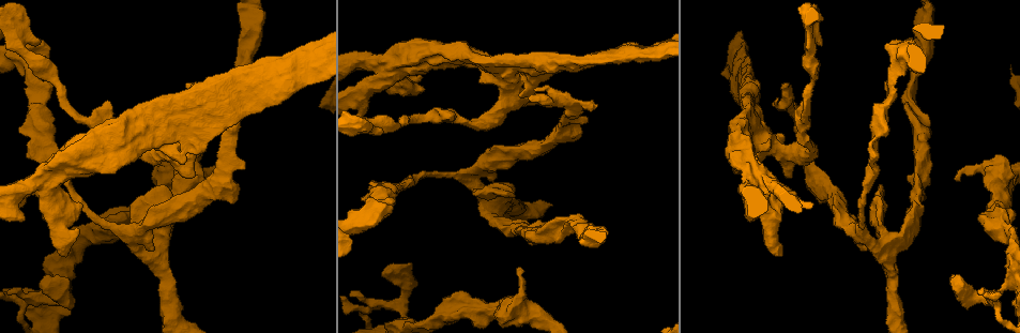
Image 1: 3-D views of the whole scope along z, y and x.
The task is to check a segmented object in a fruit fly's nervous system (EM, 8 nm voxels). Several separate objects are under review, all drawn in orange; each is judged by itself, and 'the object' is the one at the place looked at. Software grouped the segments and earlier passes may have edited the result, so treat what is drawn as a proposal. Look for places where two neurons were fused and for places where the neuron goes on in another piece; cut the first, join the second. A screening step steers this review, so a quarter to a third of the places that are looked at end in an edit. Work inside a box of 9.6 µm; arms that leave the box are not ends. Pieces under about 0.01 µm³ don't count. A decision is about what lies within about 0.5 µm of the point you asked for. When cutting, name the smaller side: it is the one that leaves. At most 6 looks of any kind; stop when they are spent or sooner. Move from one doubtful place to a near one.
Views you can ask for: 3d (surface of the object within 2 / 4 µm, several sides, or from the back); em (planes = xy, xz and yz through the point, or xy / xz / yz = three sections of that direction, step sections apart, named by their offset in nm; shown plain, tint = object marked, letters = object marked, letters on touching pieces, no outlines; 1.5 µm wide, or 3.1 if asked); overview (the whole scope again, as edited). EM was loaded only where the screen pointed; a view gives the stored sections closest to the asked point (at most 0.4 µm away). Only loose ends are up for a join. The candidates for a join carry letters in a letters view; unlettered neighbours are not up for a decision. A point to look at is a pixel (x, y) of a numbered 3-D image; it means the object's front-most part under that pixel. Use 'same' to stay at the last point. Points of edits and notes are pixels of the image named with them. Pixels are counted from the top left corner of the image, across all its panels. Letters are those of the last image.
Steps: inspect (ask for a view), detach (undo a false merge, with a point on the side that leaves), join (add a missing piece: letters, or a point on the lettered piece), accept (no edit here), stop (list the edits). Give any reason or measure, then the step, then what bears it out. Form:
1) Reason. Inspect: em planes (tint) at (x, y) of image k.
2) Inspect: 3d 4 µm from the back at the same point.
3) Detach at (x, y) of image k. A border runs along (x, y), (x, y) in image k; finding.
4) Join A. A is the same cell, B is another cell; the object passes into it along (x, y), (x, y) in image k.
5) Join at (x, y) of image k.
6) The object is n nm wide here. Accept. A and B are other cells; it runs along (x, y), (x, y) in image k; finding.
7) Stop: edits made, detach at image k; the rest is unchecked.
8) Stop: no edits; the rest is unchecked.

Branch stops here. Inspect: em planes (letters) at (185, 87) of image 1.

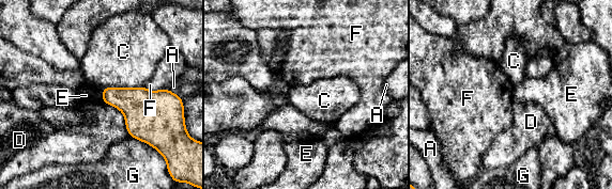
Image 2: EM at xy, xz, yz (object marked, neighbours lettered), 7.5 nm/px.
Accept. A, C, D, E, F and G are other cells; a border runs along (143, 85), (150, 90), (166, 89) in image 2; no lettered piece goes on from it.

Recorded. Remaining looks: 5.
An open end. Inspect: em xz step 4 (tint) at (796, 104) of image 1.

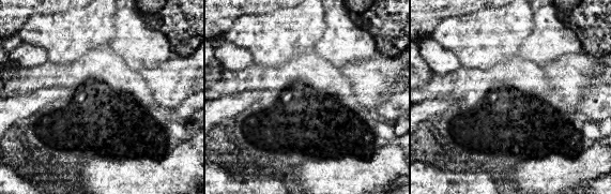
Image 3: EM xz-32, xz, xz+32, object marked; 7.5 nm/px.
Inspect: em planes (letters) at the same point.

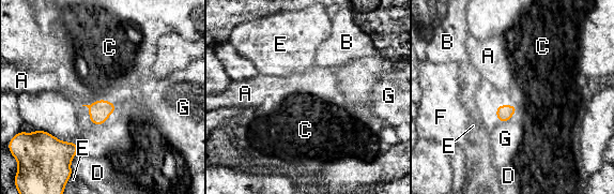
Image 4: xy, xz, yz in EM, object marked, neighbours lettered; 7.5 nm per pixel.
Accept. A, B, C, D, E, F and G are other cells; a border runs along (518, 106), (497, 105), (495, 118) in image 4; none of them fits.

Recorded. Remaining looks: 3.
Four or more arms meet. Inspect: em yz step 4 (tint) at (120, 231) of image 1.

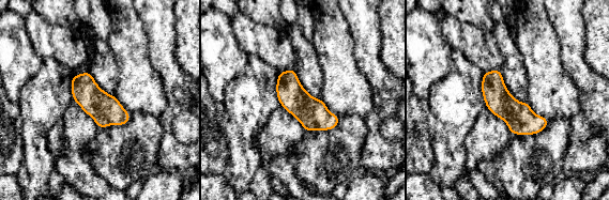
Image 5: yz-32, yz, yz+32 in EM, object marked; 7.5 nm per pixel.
Inspect: em planes (tint) at the same point.

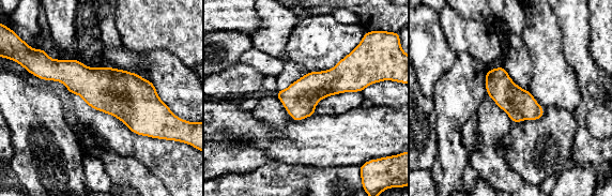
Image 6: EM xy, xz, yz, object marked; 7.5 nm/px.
Inspect: em planes (letters) at the same point.

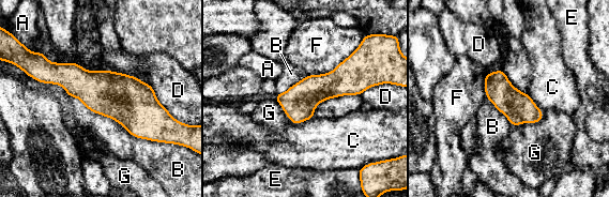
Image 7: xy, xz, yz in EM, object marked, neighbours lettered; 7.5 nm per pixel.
Accept. A, B, C, D, E, F and G are other cells; one neuron here.

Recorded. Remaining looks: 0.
Stop: no edits; the rest is unchecked.

